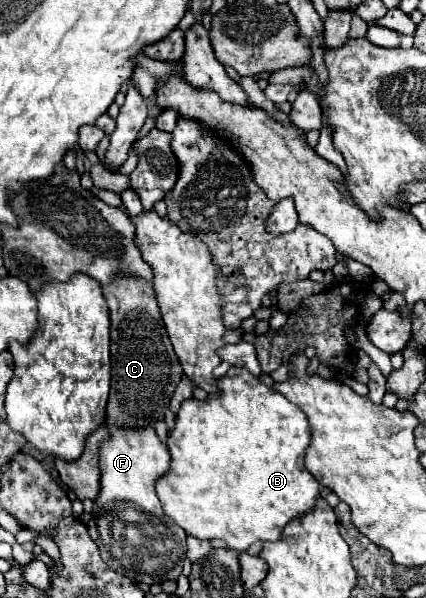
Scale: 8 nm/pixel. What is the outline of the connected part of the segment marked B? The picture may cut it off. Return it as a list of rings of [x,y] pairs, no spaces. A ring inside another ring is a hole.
[[[232,366],[224,378],[216,380],[218,392],[206,400],[188,398],[182,402],[176,424],[168,432],[170,468],[160,476],[156,494],[170,516],[186,534],[200,540],[224,540],[232,550],[246,552],[254,542],[278,540],[284,526],[316,504],[322,486],[304,468],[304,452],[310,442],[308,418],[282,394],[264,386],[246,368]]]

